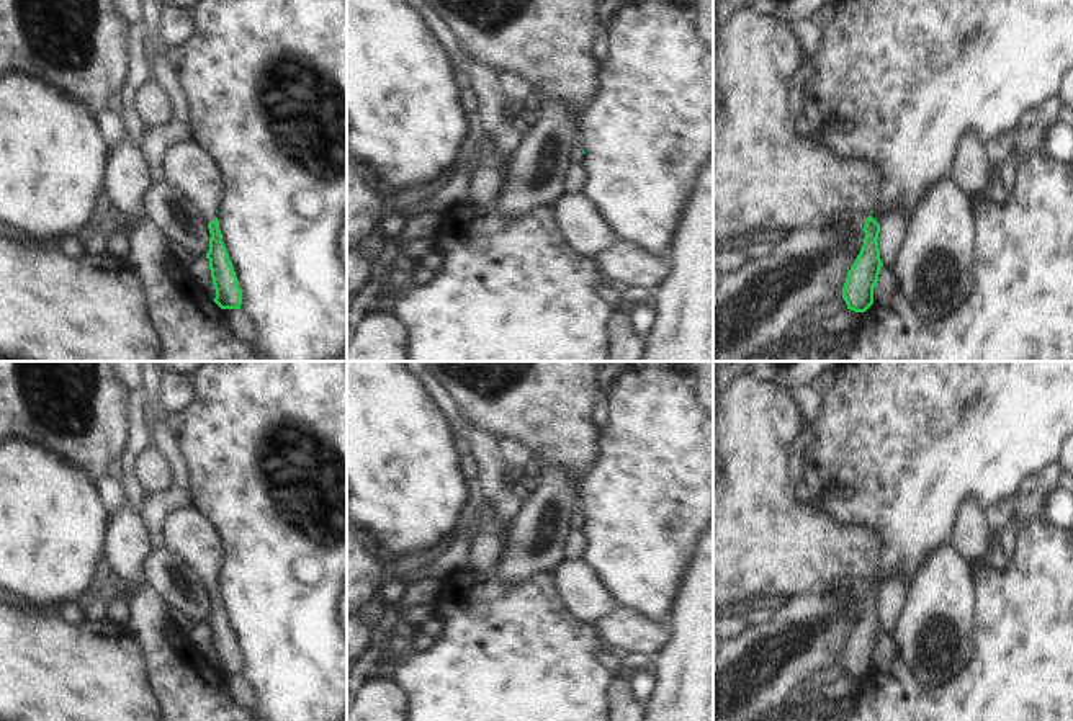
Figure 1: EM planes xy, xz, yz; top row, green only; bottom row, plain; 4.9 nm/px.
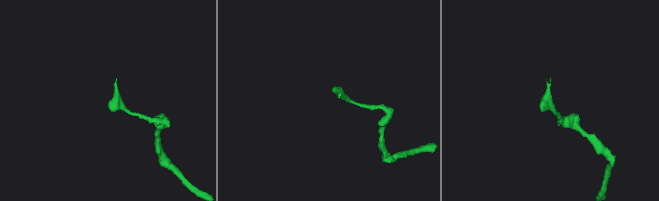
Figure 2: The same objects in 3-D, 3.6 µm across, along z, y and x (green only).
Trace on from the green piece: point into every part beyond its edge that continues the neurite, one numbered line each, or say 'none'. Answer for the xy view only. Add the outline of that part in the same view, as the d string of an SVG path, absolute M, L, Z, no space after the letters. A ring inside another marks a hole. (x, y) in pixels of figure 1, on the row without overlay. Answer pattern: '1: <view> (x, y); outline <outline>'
1: xy (187, 535); outline M193 505L164 515L164 549L182 561L206 590L218 584L221 543L211 523Z

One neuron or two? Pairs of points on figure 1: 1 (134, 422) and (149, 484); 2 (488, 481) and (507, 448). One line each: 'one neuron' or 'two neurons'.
1: two neurons
2: two neurons

